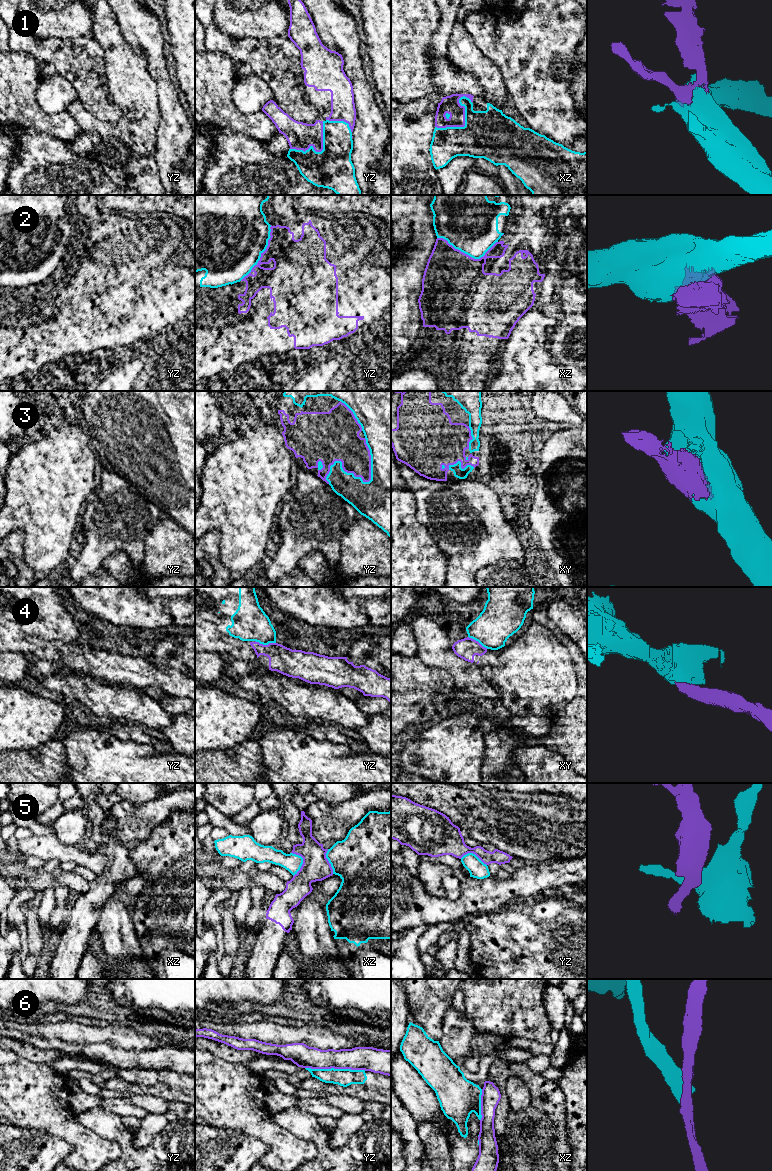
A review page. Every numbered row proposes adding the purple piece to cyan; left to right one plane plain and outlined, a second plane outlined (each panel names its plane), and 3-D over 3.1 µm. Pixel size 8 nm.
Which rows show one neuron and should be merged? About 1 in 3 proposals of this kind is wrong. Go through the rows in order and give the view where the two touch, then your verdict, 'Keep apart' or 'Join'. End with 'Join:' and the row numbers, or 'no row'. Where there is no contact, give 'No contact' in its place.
1: Touches cyan in xz. Join
2: Touches cyan in xz. Keep apart
3: Touches cyan in yz. Join
4: Touches cyan in yz. Keep apart
5: Touches cyan in xz. Keep apart
6: Touches cyan in yz. Keep apart
Join: 1, 3

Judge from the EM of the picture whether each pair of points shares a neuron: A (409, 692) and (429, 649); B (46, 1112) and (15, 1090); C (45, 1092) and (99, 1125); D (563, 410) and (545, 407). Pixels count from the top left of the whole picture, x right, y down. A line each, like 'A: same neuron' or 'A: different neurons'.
A: different neurons
B: same neuron
C: different neurons
D: same neuron

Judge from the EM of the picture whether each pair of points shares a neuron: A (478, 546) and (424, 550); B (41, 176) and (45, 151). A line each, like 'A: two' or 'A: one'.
A: two
B: one

